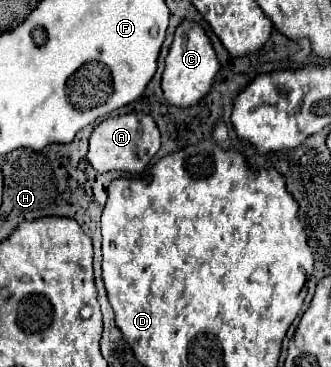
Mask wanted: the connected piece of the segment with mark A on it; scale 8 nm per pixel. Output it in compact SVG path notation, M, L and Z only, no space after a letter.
M128 113L120 117L110 117L102 121L90 135L88 163L98 173L122 171L122 173L142 173L150 159L160 149L160 131L150 115L144 113Z

